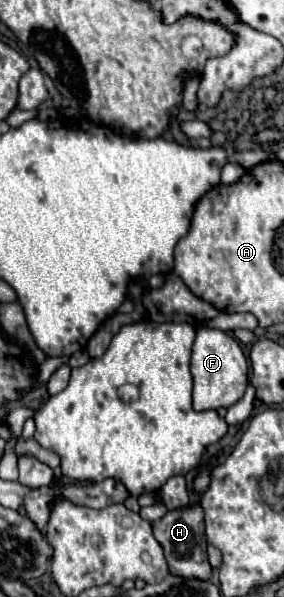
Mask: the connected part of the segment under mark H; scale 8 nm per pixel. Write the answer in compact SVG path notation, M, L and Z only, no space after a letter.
M192 503L188 507L168 511L162 519L152 521L154 537L164 549L168 571L172 575L178 575L184 579L200 579L200 581L208 581L212 577L212 567L206 557L208 541L206 541L204 529L202 529L202 517L204 517L204 511L202 511L200 503Z

